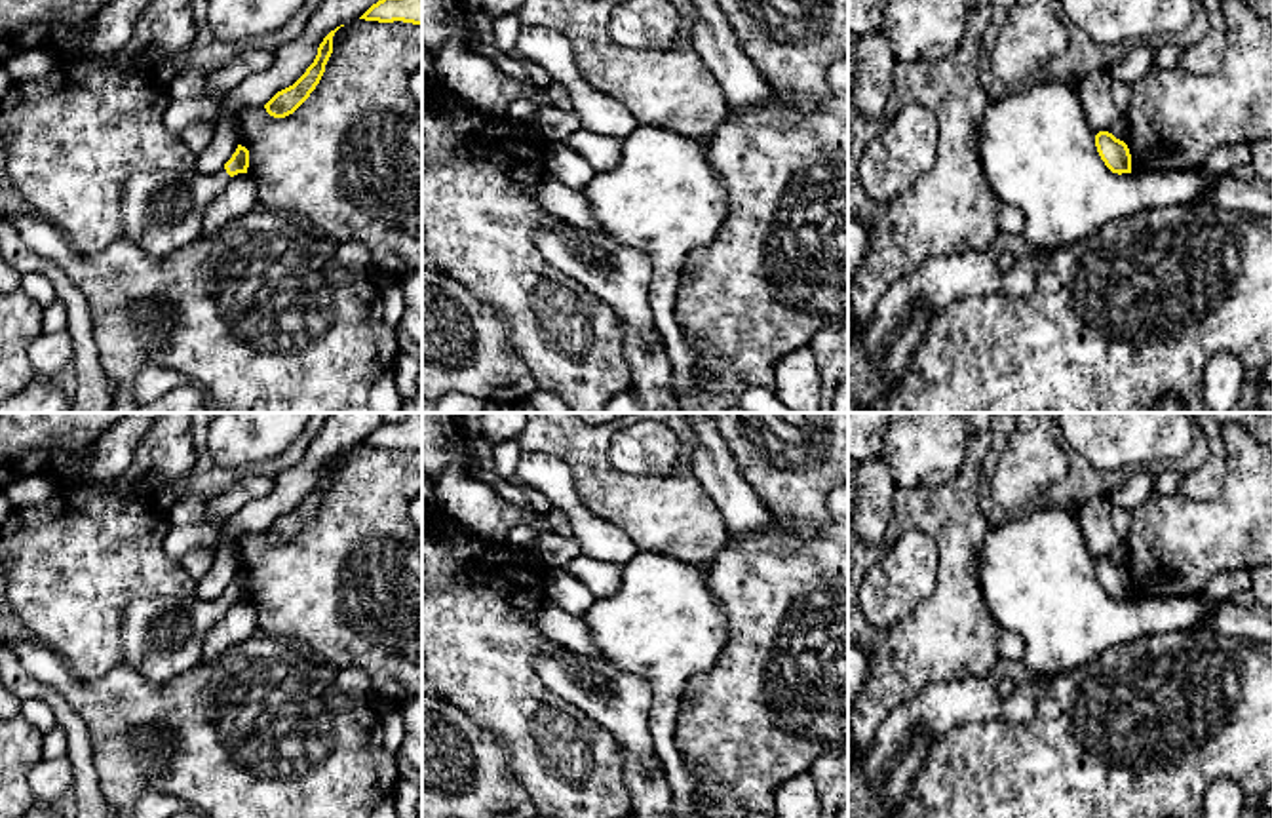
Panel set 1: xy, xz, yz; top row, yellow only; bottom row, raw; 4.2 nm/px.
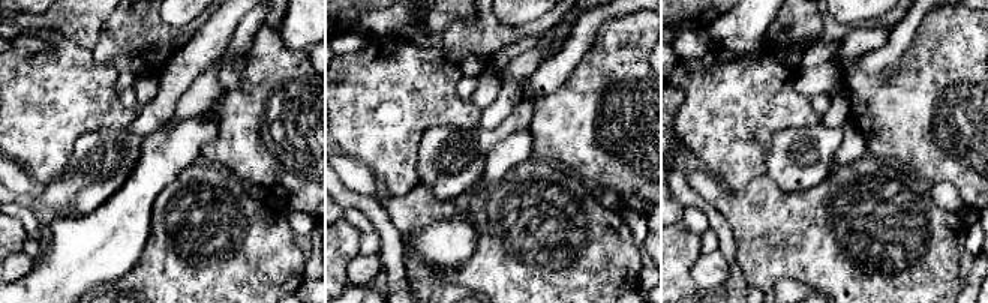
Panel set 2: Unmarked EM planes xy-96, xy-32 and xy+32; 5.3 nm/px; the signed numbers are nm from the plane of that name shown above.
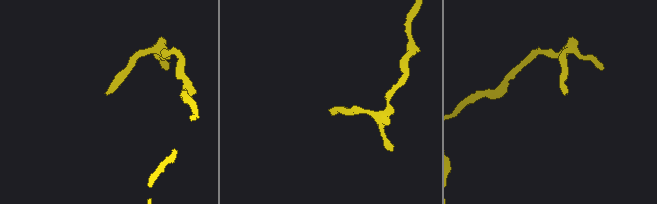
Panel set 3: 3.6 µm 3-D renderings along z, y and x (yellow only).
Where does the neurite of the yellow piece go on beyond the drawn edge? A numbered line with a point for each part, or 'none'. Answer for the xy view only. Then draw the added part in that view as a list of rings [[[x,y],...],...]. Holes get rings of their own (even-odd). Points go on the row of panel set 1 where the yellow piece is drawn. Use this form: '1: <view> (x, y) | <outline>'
1: xy (162, 212) | [[[226,169],[135,173],[122,194],[122,234],[162,259],[203,236],[205,209],[228,185]]]

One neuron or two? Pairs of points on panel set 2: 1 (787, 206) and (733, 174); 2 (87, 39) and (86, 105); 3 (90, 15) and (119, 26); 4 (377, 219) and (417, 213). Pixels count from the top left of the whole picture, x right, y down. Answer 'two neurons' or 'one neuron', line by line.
1: two neurons
2: two neurons
3: two neurons
4: two neurons

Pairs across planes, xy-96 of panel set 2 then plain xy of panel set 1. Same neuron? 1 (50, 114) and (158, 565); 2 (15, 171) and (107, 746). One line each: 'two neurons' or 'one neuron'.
1: one neuron
2: one neuron

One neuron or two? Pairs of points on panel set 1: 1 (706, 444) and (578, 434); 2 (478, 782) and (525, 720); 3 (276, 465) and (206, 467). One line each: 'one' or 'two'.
1: two
2: two
3: one

